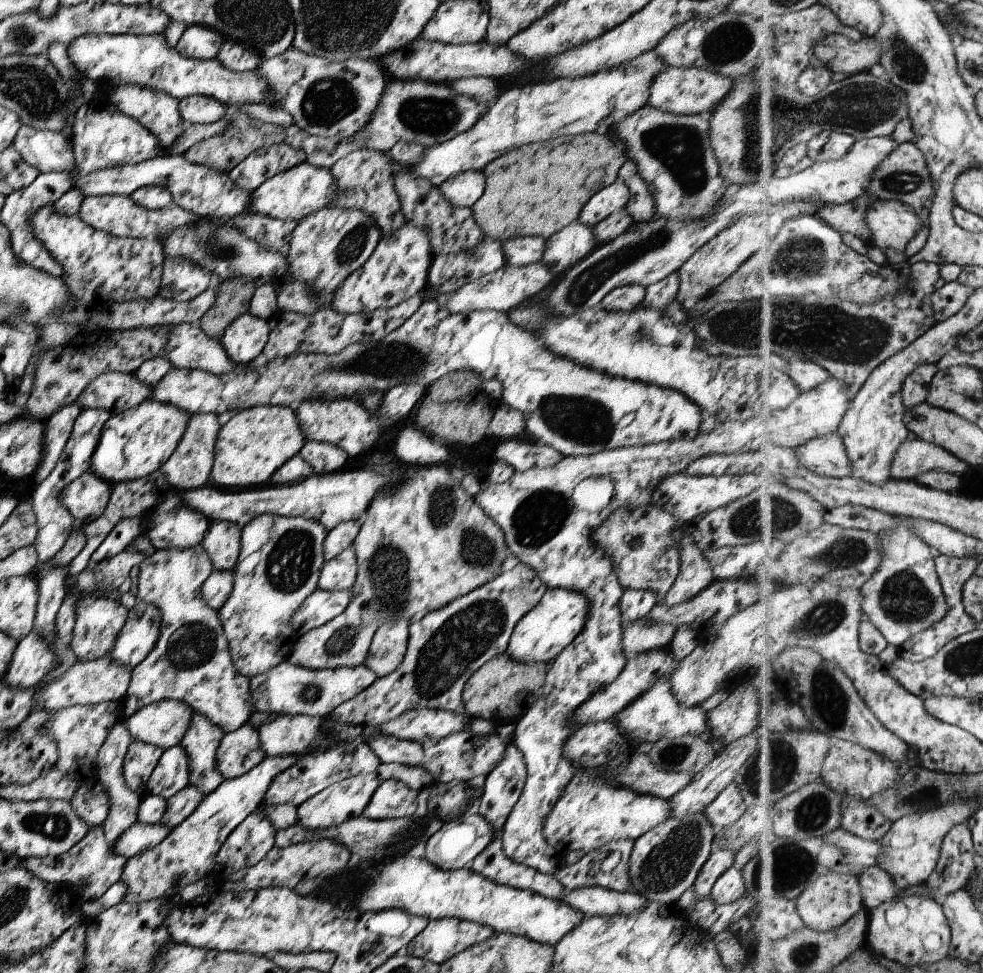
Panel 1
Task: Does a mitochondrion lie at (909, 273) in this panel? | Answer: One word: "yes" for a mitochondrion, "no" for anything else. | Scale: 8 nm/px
no

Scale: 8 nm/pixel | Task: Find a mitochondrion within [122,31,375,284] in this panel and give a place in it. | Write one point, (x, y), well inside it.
(331, 98)

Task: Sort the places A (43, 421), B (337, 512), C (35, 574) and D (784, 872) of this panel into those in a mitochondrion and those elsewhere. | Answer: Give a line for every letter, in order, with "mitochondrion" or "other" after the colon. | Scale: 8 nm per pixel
A: other
B: other
C: other
D: mitochondrion

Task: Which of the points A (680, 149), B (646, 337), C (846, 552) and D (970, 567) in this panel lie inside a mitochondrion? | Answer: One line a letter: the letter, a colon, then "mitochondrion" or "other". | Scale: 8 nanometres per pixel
A: mitochondrion
B: mitochondrion
C: mitochondrion
D: other

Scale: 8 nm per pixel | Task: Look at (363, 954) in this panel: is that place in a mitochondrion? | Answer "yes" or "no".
no

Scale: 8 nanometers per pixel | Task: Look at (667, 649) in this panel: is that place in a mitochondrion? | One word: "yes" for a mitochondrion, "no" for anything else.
no

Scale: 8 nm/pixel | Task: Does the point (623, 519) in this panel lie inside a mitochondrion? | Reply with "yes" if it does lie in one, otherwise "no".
yes

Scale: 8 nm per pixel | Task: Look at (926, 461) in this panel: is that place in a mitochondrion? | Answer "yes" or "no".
no

